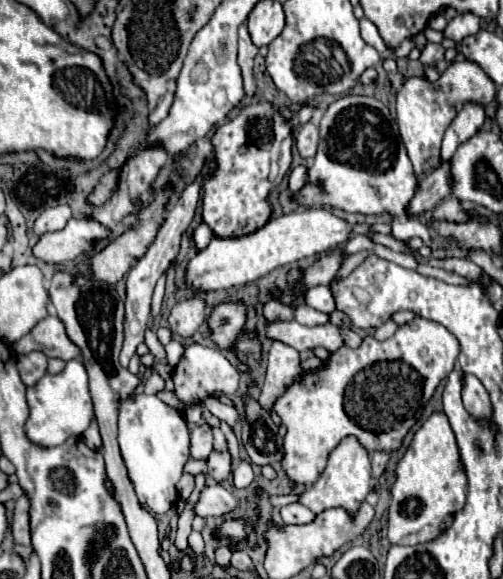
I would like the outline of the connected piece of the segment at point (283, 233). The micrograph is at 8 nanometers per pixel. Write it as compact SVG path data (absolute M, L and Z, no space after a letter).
M314 207L304 211L294 211L276 219L270 219L256 233L238 239L214 237L212 243L200 251L186 269L186 283L198 291L216 291L236 285L248 285L272 269L326 253L328 249L340 247L350 237L350 223L338 219L328 209Z

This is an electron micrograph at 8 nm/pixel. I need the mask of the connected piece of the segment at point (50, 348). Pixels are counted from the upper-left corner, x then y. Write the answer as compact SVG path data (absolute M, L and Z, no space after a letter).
M52 315L38 321L34 325L34 329L28 335L24 335L22 339L18 339L12 347L14 347L16 355L26 355L30 351L42 351L46 357L58 357L62 361L80 357L80 351L68 339L62 321Z

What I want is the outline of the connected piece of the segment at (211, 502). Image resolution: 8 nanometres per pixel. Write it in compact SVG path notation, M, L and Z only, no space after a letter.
M220 483L206 485L200 493L200 499L194 505L194 513L200 517L210 517L210 515L224 515L236 507L234 495L224 489Z

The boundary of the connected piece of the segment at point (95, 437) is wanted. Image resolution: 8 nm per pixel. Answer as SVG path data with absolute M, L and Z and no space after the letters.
M92 419L90 427L84 431L82 439L84 439L84 443L86 443L90 449L100 449L100 447L102 447L102 439L100 439L100 431L98 431L96 419Z

